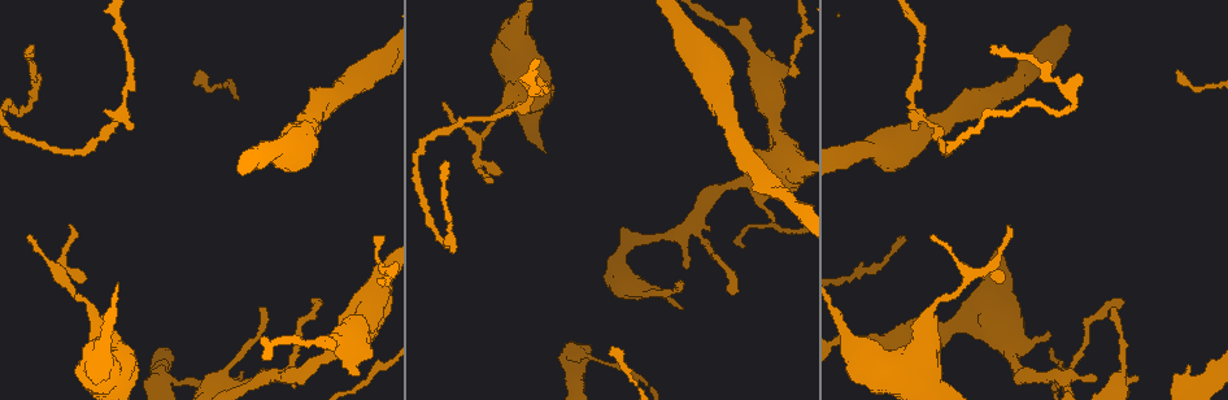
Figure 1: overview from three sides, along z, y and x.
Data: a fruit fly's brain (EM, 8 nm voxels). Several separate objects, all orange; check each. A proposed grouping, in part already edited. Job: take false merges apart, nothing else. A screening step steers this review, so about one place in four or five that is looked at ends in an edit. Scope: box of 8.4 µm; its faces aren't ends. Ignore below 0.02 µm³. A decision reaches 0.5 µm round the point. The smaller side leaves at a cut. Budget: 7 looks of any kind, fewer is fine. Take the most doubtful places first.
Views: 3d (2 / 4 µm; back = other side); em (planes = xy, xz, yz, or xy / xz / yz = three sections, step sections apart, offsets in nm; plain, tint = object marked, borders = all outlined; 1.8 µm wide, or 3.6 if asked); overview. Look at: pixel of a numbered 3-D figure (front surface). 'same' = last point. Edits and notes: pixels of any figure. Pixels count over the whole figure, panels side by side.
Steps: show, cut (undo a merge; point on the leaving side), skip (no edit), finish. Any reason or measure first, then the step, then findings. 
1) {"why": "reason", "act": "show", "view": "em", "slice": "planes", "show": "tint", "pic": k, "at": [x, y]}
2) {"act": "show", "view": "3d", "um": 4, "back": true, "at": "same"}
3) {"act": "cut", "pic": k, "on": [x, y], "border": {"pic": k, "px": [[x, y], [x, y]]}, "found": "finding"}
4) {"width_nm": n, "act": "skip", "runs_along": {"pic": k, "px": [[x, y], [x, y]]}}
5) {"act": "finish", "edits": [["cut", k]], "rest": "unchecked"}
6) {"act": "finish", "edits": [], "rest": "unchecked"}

{"act": "show", "view": "em", "slice": "xz", "step": 8, "show": "borders", "pic": 1, "at": [1072, 107]}

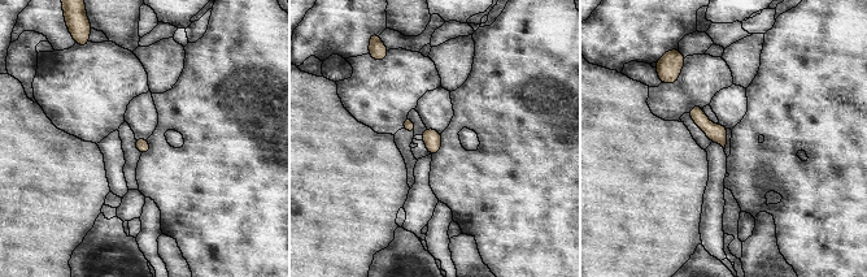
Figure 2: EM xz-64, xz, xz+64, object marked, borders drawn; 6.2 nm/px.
{"width_nm": 90, "act": "skip", "found": "continuous, no second neuron"}

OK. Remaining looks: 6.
{"why": "thick turns thin", "act": "show", "view": "3d", "um": 4, "pic": 1, "at": [488, 129]}

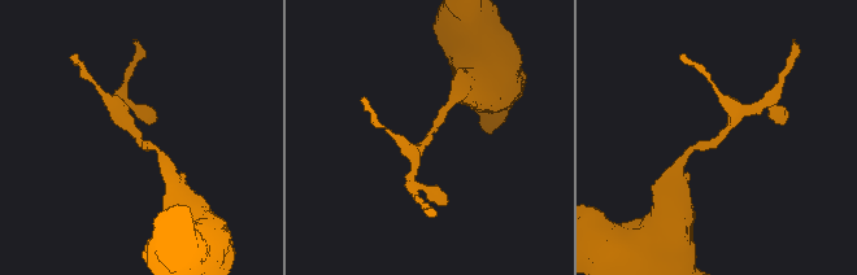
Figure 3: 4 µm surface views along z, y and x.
{"why": "shape alone is not enough", "act": "show", "view": "em", "slice": "xz", "step": 16, "show": "borders", "pic": 3, "at": [137, 140]}

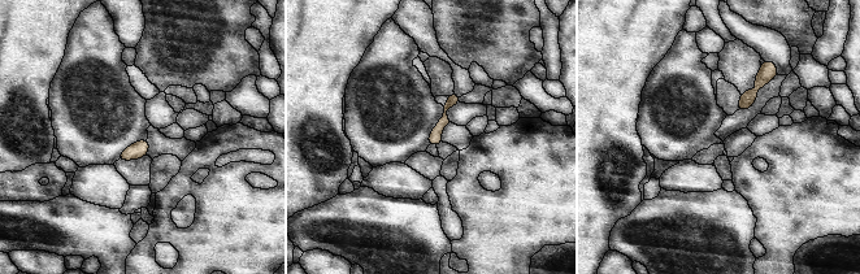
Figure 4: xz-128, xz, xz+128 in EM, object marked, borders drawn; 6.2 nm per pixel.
{"width_nm": 80, "act": "skip", "found": "all the same neuron"}

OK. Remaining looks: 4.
{"why": "thick turns thin", "act": "show", "view": "3d", "um": 4, "pic": 1, "at": [926, 130]}

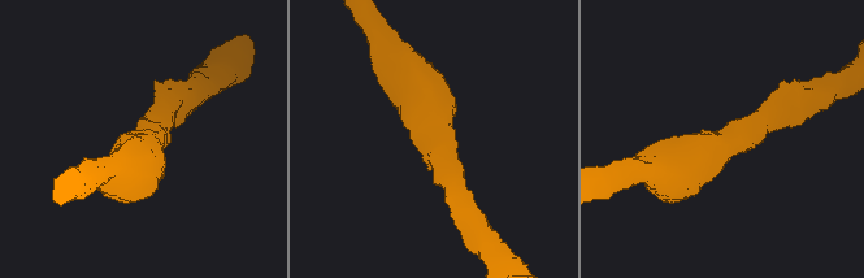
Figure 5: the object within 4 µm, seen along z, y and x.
{"arm_widths_nm": [320, 750], "why": "shape alone is not enough", "act": "show", "view": "em", "um": 3.6, "slice": "planes", "show": "tint", "pic": 5, "at": [437, 147]}

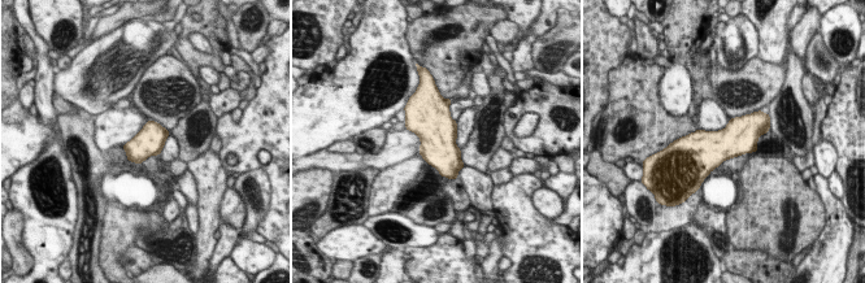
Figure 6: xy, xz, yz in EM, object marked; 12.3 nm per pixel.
{"width_nm": 360, "act": "skip", "found": "all the same neuron"}

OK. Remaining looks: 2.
{"act": "finish", "edits": [], "rest": "unchecked"}

